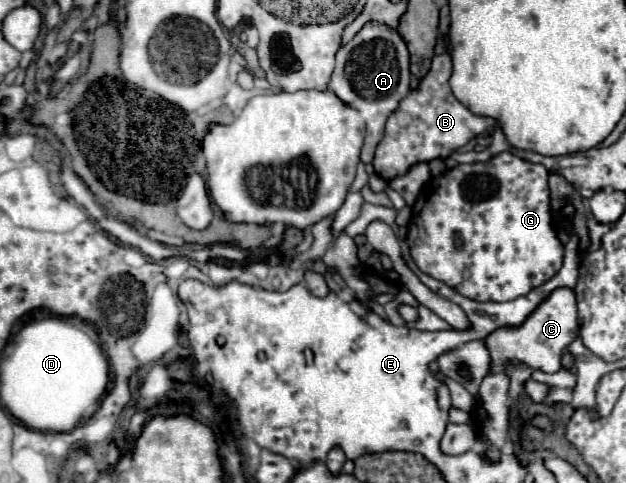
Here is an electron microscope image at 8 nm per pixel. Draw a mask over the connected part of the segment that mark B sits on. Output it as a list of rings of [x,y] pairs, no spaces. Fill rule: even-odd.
[[[447,53],[433,57],[433,65],[431,65],[429,73],[425,75],[425,79],[419,83],[419,87],[415,91],[411,91],[405,99],[401,99],[401,103],[399,103],[401,107],[389,117],[387,135],[377,145],[375,159],[373,159],[375,173],[381,179],[391,181],[393,177],[407,173],[415,163],[423,163],[423,161],[431,161],[431,159],[445,159],[455,149],[469,143],[469,139],[481,135],[489,127],[495,127],[493,119],[473,115],[467,107],[463,107],[455,99],[455,95],[451,93],[451,87],[447,83],[449,75],[451,75],[451,57]],[[411,105],[425,105],[425,107],[421,109],[421,113],[407,111],[407,107],[411,107]]]

